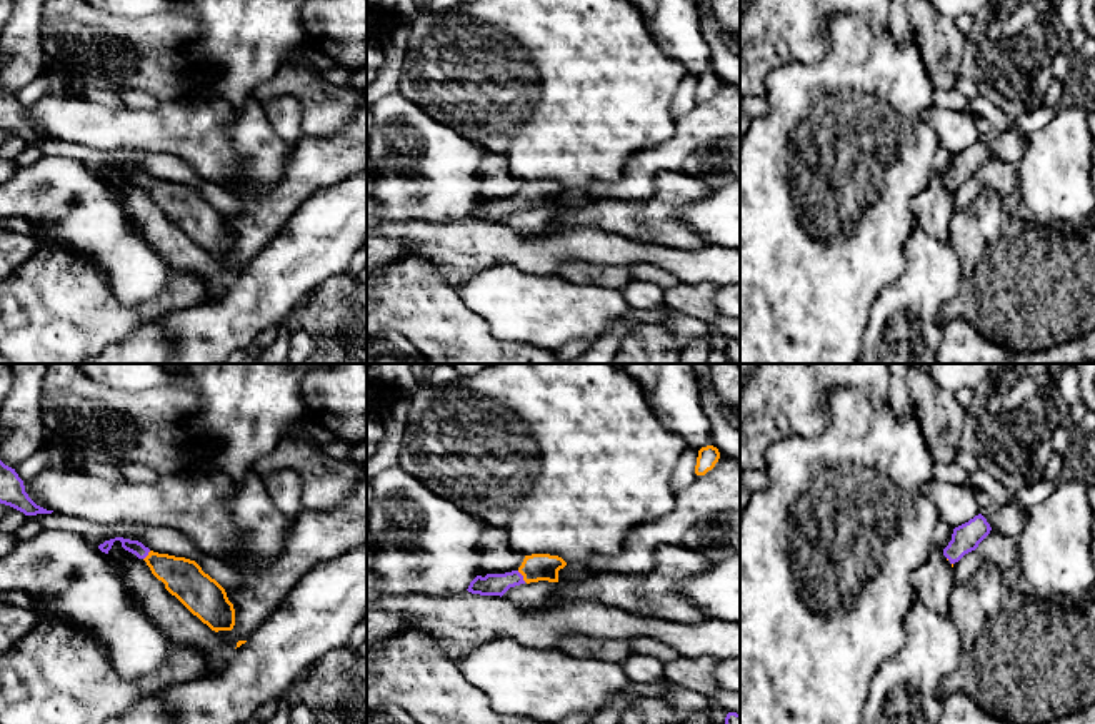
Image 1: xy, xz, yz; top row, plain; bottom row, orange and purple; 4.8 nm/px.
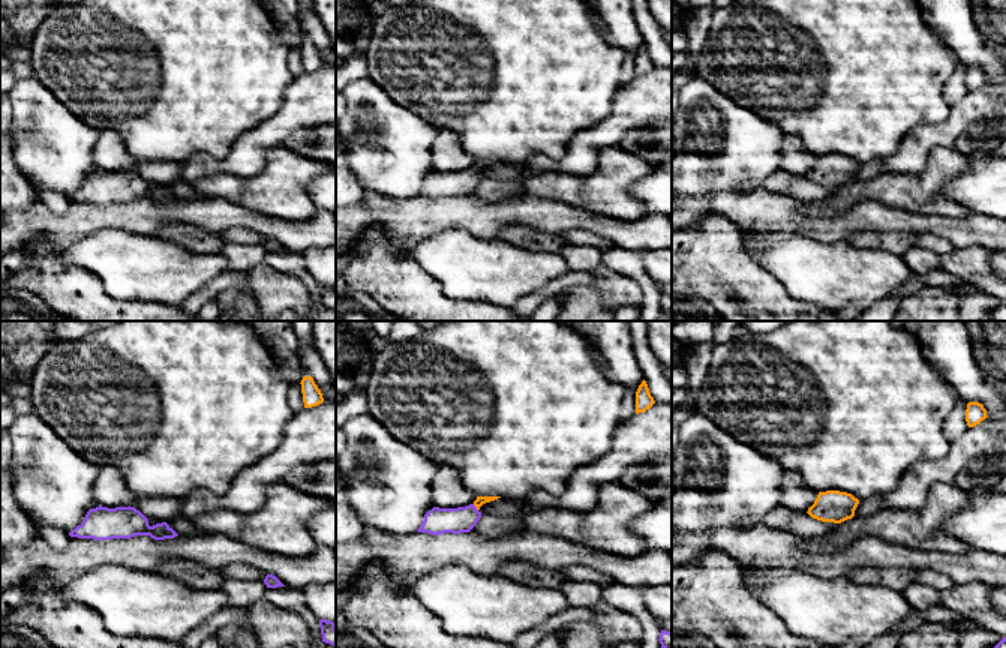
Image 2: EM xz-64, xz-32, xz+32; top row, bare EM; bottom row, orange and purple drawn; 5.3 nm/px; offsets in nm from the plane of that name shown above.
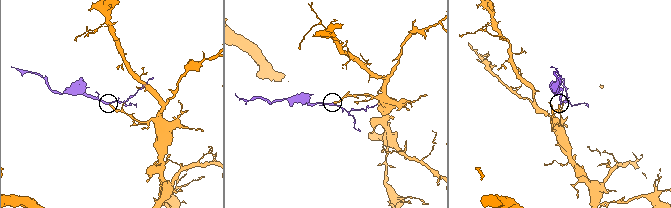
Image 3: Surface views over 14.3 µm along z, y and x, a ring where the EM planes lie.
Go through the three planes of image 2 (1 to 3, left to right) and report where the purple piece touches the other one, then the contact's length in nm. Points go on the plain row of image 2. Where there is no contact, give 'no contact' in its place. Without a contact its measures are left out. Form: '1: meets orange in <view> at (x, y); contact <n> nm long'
1: no contact
2: meets orange in xz-32 at (476, 170); contact 50 nm long
3: no contact

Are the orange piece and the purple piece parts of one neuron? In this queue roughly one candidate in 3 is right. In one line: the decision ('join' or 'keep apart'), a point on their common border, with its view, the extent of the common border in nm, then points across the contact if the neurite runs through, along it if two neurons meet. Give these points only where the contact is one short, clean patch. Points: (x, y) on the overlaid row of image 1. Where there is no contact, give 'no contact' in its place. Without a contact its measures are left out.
join; meets orange in xz at (522, 574); contact 70 nm long; runs through xz (535, 568), (522, 574), (492, 584)

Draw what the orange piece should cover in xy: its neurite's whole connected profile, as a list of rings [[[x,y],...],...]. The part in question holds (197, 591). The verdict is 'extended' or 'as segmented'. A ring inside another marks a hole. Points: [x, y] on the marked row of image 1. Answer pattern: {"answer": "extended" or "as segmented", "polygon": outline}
{"answer": "extended", "polygon": [[[123,537],[105,540],[98,549],[108,554],[115,540],[120,540],[125,551],[143,559],[152,574],[165,584],[165,589],[212,631],[233,629],[235,609],[225,589],[205,574],[195,561],[158,554],[138,540]]]}

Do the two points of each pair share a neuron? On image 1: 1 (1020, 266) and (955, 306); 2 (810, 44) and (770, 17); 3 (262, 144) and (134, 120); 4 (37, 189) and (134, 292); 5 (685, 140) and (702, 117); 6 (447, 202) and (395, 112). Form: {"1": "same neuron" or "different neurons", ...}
{"1": "same neuron", "2": "same neuron", "3": "same neuron", "4": "same neuron", "5": "same neuron", "6": "same neuron"}

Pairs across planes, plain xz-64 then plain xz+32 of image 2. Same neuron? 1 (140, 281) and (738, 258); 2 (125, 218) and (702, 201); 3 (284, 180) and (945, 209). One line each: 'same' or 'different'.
1: different
2: same
3: same

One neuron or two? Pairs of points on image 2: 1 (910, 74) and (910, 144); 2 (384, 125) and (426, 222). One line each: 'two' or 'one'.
1: two
2: two

